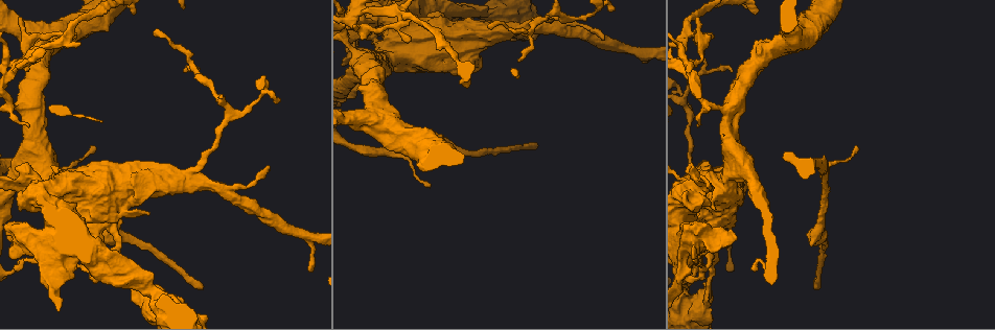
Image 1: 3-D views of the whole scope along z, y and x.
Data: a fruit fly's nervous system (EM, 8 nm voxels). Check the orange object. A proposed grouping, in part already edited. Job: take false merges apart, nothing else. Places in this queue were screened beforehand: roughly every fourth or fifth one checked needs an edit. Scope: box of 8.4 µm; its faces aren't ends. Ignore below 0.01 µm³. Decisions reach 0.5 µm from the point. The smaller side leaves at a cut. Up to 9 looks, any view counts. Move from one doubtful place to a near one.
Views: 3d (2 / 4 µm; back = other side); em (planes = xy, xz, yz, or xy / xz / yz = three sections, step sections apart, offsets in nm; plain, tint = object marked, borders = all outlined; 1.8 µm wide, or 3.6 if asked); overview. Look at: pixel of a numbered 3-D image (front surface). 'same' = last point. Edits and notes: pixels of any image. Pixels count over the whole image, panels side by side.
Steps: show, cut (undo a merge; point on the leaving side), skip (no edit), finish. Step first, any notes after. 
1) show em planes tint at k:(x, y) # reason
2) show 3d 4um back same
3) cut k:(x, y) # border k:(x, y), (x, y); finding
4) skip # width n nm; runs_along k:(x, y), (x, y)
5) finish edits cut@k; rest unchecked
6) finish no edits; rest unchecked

show 3d 4um at 1:(400, 14) # touches itself

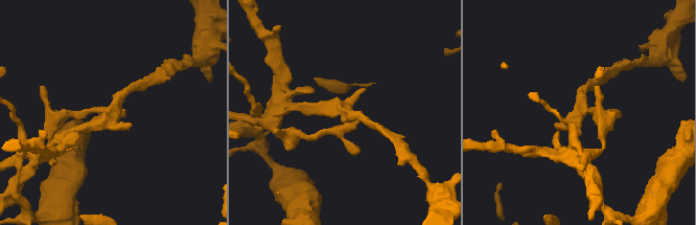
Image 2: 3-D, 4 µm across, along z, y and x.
show em planes tint at 2:(114, 113) # need the tissue

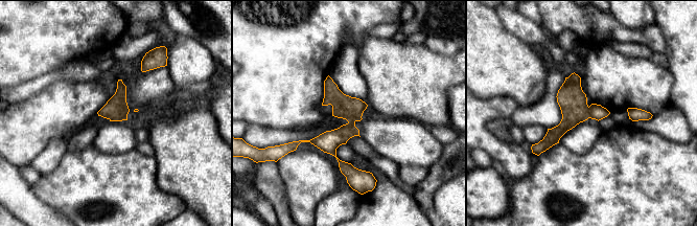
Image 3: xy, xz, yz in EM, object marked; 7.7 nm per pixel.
cut 3:(330, 140) # border 3:(361, 117), (348, 122); two cells meet here

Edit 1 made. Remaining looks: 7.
show overview

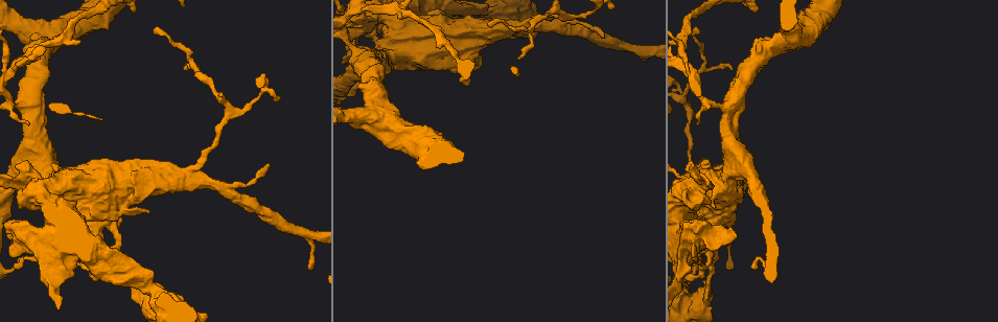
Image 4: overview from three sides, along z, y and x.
show em 3.6um planes tint at 4:(694, 303) # sharp bend

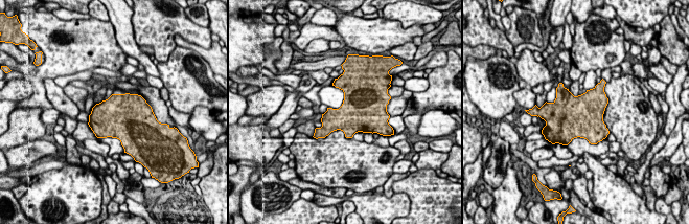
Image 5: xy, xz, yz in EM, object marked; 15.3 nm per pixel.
skip # one cell here

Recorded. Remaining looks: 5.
show 3d 4um at 4:(564, 29) # thick turns thin

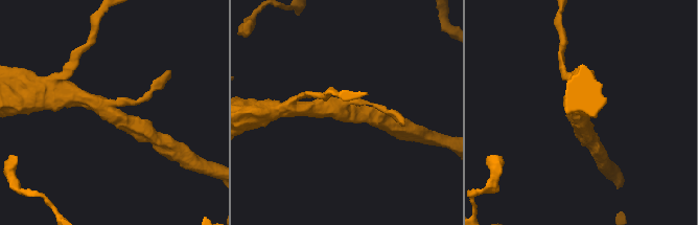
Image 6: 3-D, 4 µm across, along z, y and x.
show em planes borders at 6:(342, 112)

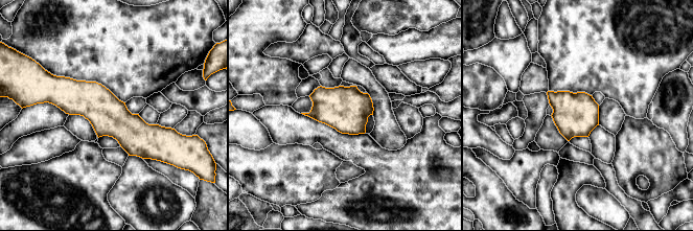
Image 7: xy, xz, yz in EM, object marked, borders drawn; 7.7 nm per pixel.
skip # runs_along 7:(50, 98), (170, 133); continuous, no second cell

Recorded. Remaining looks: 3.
finish edits cut@3; rest unchecked

